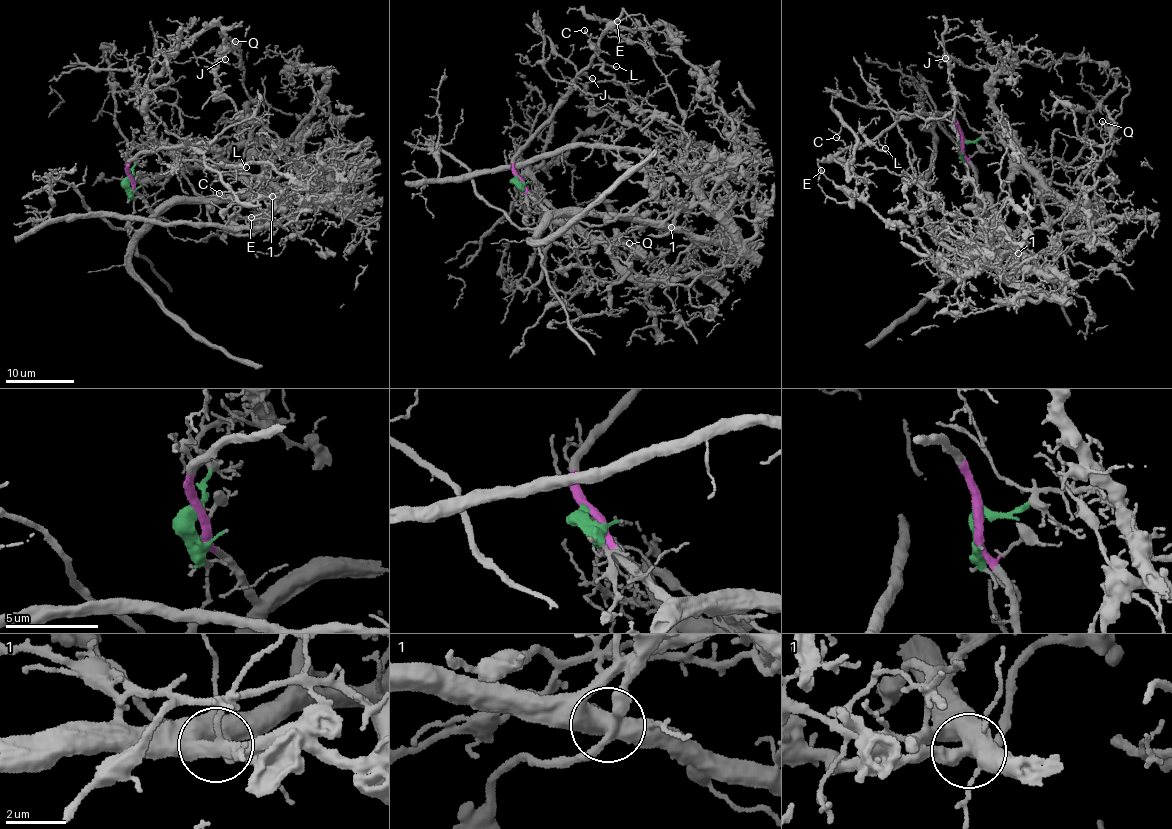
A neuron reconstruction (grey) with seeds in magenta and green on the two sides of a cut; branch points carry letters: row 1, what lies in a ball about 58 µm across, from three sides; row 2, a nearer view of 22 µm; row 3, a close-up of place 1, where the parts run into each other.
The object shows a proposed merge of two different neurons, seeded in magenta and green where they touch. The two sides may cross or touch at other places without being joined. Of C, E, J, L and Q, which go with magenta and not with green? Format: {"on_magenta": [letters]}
{"on_magenta": ["C", "E", "L"]}

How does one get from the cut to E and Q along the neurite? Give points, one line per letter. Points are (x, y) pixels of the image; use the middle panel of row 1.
E: (517, 179), (514, 160), (577, 73), (590, 64), (604, 29), (621, 12), (627, 15), (616, 21)
Q: (517, 179), (521, 204), (590, 232), (649, 292), (644, 287), (658, 265), (642, 261), (629, 243)

